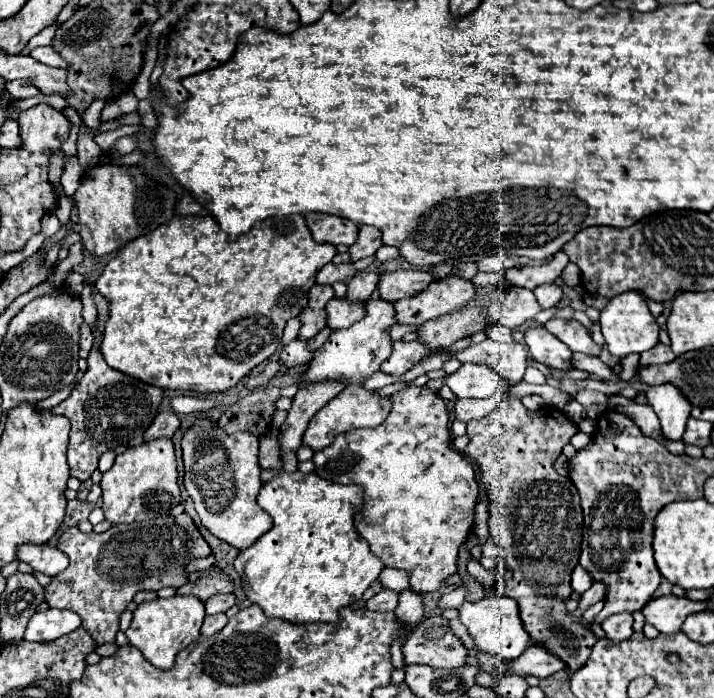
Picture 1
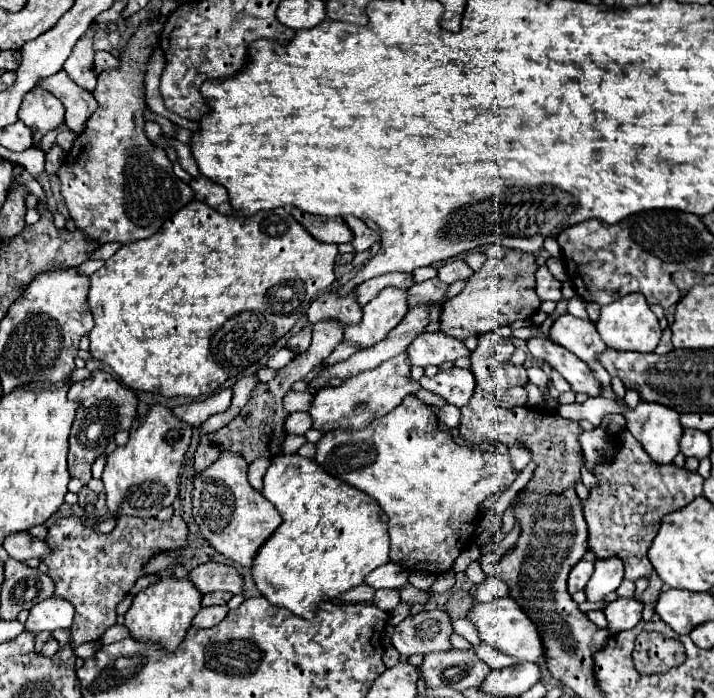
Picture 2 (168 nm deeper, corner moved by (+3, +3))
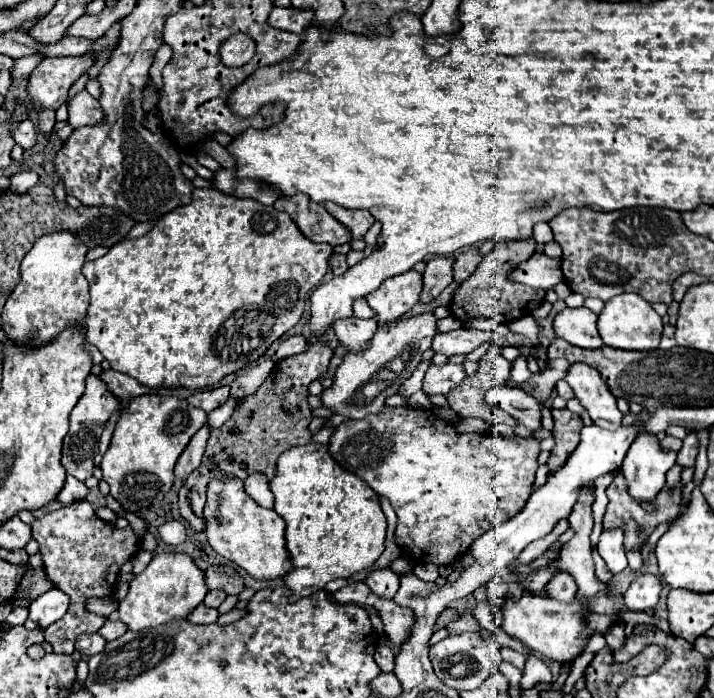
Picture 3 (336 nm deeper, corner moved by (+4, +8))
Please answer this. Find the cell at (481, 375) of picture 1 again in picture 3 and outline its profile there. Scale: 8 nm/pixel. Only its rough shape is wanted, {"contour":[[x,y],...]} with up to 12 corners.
{"contour":[[432,364],[426,394],[448,394],[466,374],[460,364]]}

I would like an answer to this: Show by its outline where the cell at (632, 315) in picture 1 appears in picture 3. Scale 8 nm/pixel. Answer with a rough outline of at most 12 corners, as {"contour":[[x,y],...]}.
{"contour":[[638,294],[606,302],[598,332],[606,346],[656,350],[662,318]]}

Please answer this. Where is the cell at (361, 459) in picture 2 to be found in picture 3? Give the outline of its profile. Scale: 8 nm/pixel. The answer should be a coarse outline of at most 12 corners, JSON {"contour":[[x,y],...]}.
{"contour":[[384,406],[330,454],[448,566],[524,508],[540,442]]}

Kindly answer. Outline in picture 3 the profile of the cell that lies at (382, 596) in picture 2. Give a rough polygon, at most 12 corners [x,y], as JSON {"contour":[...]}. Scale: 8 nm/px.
{"contour":[[390,568],[370,570],[366,586],[394,598],[400,576]]}

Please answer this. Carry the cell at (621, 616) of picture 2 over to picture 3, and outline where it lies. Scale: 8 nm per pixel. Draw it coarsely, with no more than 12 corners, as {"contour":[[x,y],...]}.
{"contour":[[640,574],[624,592],[630,610],[648,612],[658,604],[662,582]]}

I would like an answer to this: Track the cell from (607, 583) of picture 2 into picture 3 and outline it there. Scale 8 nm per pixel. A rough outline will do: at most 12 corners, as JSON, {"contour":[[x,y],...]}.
{"contour":[[602,530],[598,554],[610,572],[628,566],[624,532]]}

